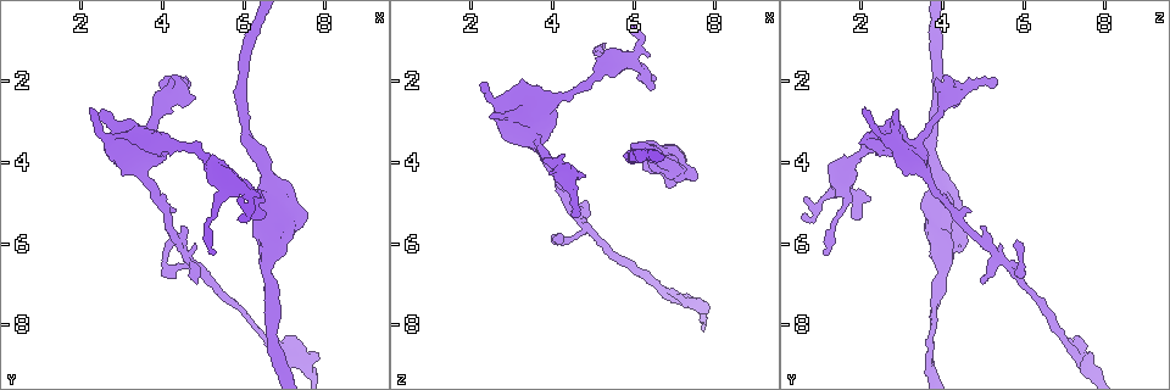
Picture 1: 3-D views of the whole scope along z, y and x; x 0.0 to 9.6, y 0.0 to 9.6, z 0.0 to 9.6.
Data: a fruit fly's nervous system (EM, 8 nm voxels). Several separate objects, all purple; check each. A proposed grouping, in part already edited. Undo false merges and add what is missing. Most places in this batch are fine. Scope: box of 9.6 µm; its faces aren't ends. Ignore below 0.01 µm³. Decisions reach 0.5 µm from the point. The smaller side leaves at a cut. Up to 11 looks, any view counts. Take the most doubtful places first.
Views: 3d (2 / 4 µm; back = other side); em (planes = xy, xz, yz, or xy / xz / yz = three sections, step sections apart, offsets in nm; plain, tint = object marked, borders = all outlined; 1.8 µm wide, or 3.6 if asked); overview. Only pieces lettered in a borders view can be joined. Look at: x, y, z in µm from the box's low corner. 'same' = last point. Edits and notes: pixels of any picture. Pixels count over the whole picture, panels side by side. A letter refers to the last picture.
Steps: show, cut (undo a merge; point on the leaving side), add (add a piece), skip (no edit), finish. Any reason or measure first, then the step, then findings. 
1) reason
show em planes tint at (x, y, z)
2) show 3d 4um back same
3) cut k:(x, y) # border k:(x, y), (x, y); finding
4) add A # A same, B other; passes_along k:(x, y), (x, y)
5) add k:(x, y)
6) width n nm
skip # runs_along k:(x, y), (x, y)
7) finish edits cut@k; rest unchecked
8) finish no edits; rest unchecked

an open end
show 3d 4um at (6.55, 5.30, 1.95)

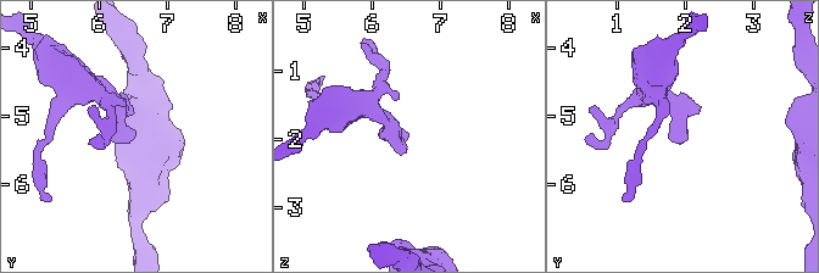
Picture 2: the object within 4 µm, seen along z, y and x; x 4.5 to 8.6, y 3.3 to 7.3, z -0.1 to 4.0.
show em 3.6um planes borders at (6.60, 5.25, 1.95)

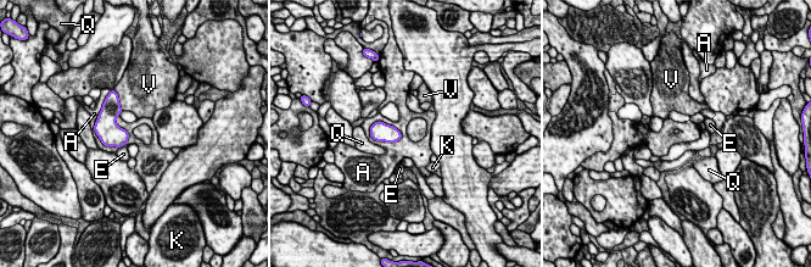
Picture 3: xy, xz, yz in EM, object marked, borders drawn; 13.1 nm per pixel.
width 160 nm
skip # A other, E other, K other, Q other, V other; border 3:(369, 127), (382, 121), (402, 137); no lettered piece goes on from it

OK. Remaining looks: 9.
thin end
show em planes tint at (4.15, 5.95, 5.80)

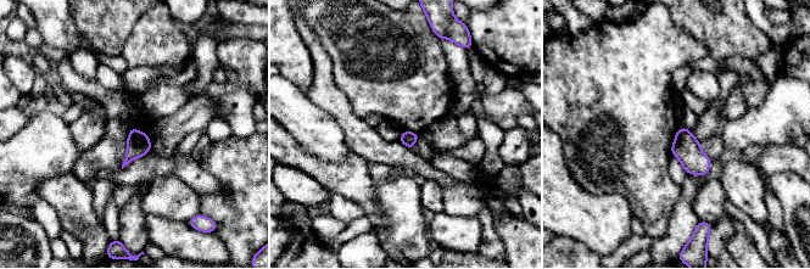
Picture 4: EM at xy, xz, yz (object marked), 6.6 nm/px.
show em planes borders same

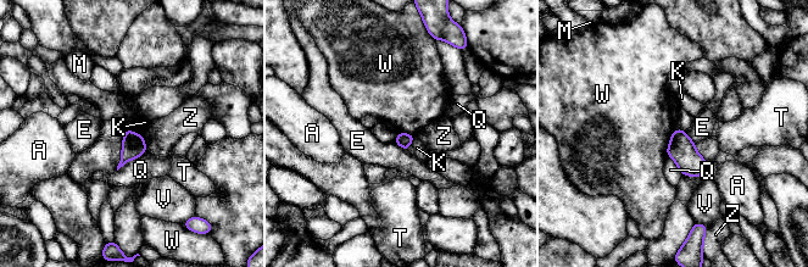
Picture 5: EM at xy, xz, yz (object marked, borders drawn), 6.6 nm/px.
width 100 nm
skip # A other, E other, K other, M other, Q other, T other, V other, W other, Z other; border 5:(675, 127), (666, 155); no lettered piece goes on from it

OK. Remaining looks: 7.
branch stops here
show 3d 4um at (6.95, 8.25, 7.35)

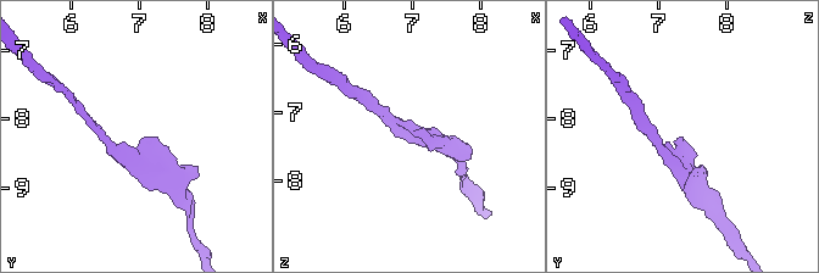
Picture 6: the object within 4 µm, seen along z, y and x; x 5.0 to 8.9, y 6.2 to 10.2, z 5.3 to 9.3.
need the tissue
show em planes borders at (7.00, 8.25, 7.35)

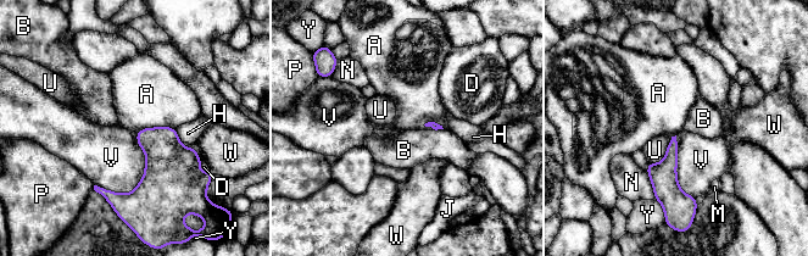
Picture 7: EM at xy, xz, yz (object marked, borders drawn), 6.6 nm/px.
skip # A other, B other, D other, H other, J other, M other, N other, P other, U other, V other, W other, Y other; no lettered piece goes on from it

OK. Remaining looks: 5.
branch stops here
show 3d 4um at (6.90, 5.90, 4.60)

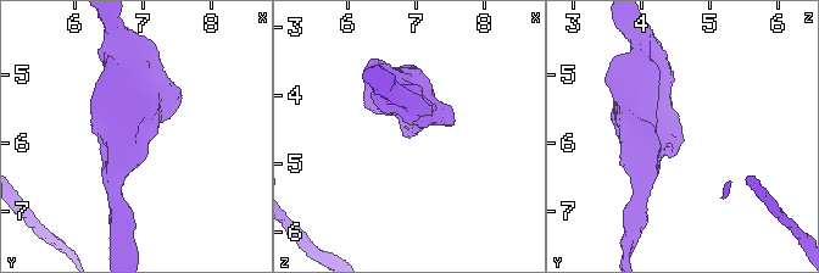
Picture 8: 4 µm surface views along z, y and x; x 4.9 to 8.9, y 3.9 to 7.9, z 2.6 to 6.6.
show em yz step 4 tint at (6.85, 5.95, 4.65)

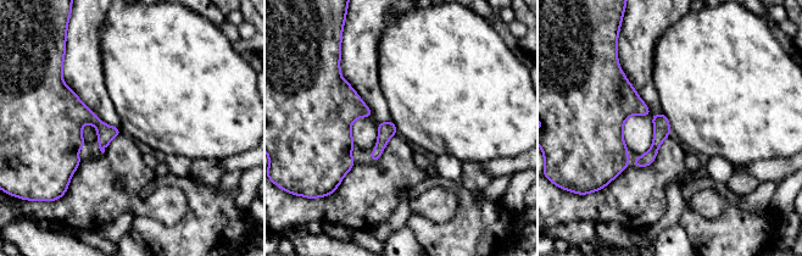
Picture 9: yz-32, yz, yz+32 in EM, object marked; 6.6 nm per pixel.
what lies round it
show em yz step 4 borders same

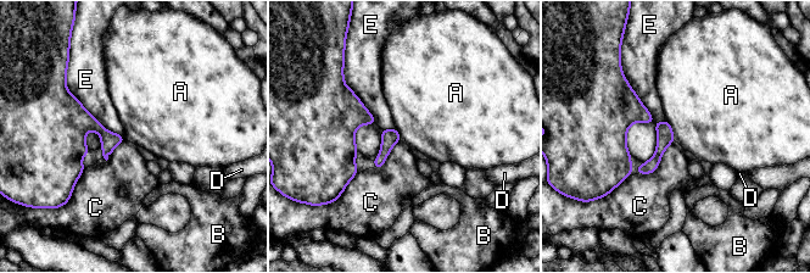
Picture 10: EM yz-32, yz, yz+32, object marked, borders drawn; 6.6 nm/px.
skip # A other, B other, C other, D other, E other; border 10:(665, 118), (675, 140); none of them fits

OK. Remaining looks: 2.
finish no edits; rest unchecked

